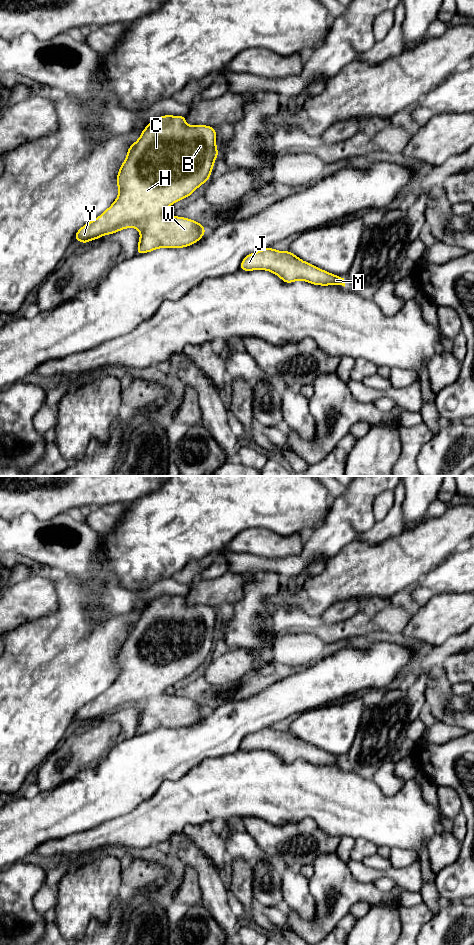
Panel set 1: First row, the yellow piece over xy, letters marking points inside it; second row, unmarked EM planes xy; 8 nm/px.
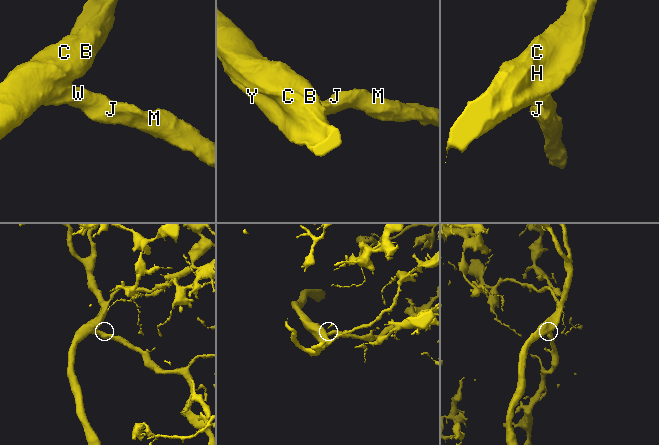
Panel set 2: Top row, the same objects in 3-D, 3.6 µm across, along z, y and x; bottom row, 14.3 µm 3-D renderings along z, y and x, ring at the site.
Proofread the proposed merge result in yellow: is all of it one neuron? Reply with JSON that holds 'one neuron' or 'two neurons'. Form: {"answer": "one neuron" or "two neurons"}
{"answer": "one neuron"}

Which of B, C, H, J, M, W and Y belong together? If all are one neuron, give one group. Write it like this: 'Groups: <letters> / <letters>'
Groups: B C H J M W Y

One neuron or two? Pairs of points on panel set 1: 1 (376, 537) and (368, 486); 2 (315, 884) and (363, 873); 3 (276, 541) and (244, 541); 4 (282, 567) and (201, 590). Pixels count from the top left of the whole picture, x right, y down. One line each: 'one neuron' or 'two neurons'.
1: two neurons
2: two neurons
3: one neuron
4: two neurons

